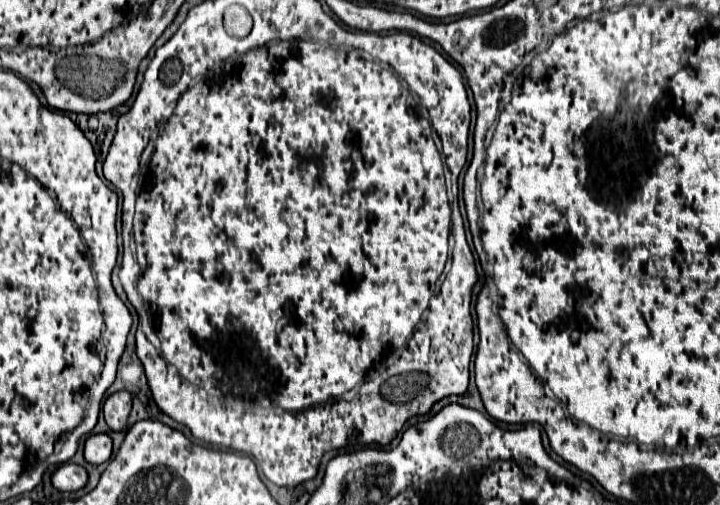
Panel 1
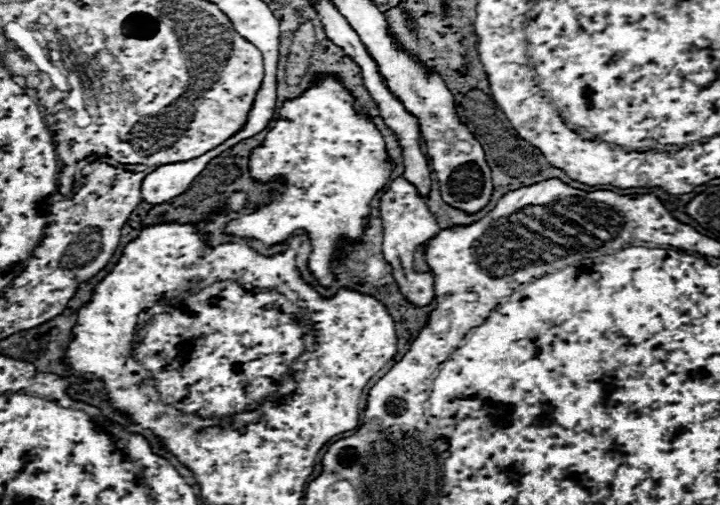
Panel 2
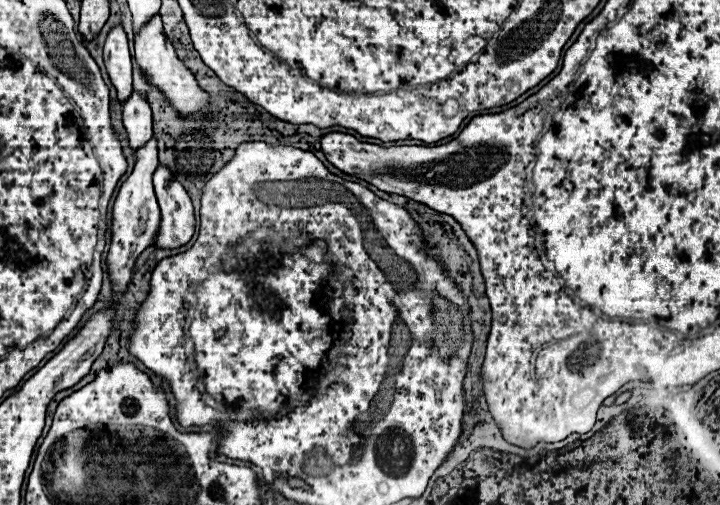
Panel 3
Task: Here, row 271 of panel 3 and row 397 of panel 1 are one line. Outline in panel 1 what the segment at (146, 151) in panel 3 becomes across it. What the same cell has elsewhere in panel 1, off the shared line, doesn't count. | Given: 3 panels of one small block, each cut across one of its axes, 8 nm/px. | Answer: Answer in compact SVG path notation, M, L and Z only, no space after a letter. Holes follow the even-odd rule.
M120 390L120 392L110 394L110 396L106 398L104 406L102 406L106 424L108 424L112 430L122 430L122 428L126 426L126 420L128 420L130 410L132 410L132 396L130 396L130 392L126 392L126 390Z

